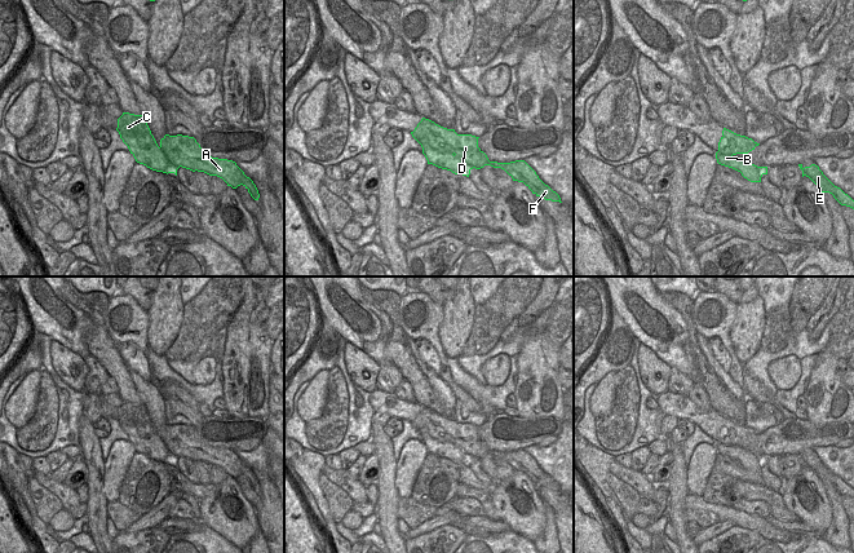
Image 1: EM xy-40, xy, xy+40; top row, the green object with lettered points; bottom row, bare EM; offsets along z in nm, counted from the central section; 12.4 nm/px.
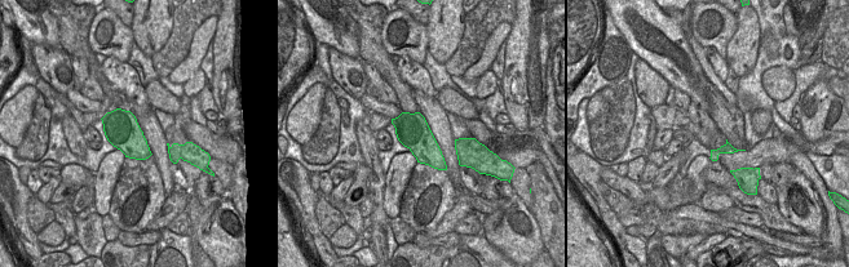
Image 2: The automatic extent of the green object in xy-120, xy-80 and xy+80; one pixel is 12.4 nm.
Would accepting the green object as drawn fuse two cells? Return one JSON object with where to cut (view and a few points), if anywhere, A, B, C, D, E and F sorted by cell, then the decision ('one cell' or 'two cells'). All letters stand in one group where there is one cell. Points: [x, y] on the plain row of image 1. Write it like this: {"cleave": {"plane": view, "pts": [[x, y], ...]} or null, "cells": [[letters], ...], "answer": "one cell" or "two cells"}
{"cleave": {"plane": "xy", "pts": [[432, 412], [432, 420], [441, 436], [452, 443]]}, "cells": [["A", "D", "E", "F"], ["B", "C"]], "answer": "two cells"}

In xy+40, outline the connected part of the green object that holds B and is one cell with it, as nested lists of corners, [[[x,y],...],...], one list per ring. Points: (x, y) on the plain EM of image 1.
[[[721,426],[718,441],[716,442],[717,452],[733,457],[742,463],[751,472],[761,472],[761,466],[767,464],[767,456],[757,456],[751,451],[734,444],[734,438],[726,426]]]

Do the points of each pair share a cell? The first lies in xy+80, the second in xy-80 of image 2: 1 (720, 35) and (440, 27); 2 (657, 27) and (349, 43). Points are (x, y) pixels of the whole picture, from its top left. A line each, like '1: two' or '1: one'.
1: two
2: one

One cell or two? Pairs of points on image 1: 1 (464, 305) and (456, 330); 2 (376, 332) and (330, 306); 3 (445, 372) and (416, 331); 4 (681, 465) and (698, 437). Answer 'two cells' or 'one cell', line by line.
1: one cell
2: one cell
3: one cell
4: two cells

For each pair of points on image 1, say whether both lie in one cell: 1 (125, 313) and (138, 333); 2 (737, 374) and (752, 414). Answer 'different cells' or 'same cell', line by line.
1: same cell
2: different cells

